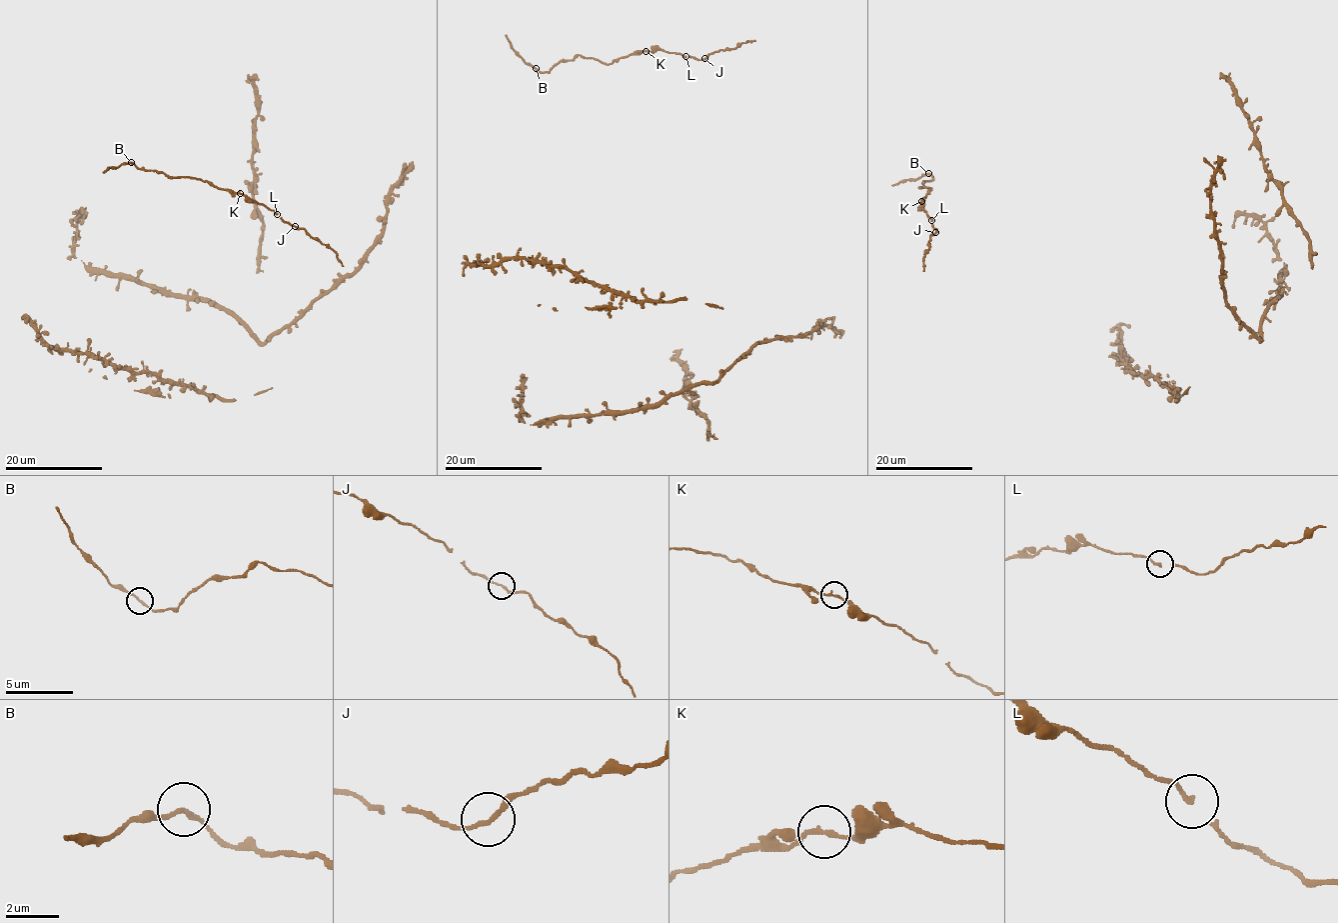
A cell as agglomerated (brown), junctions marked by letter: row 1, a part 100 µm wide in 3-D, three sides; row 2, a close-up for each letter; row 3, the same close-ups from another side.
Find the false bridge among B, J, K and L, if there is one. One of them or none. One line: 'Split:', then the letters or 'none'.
Split: none

